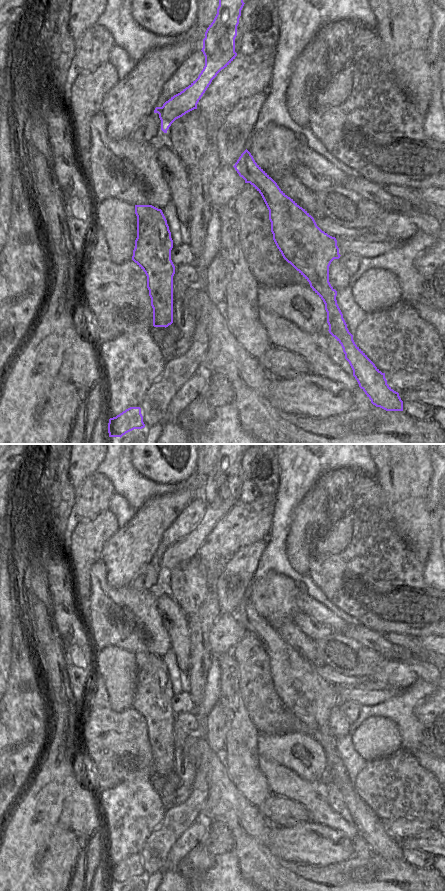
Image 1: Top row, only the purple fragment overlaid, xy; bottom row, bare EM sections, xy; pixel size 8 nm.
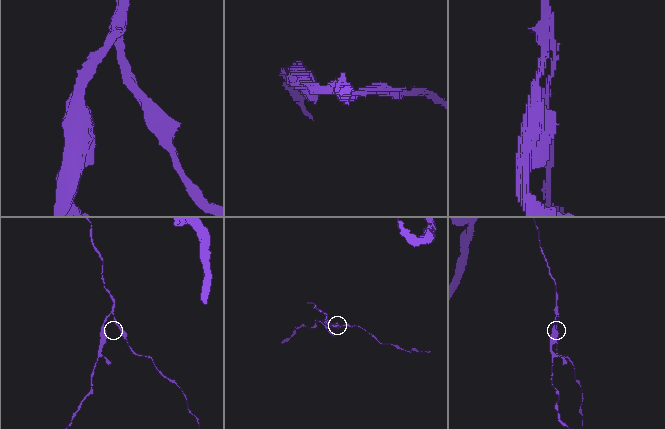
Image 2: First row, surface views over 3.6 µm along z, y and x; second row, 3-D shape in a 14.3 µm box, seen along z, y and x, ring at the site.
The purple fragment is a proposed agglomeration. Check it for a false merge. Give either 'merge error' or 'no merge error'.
merge error

